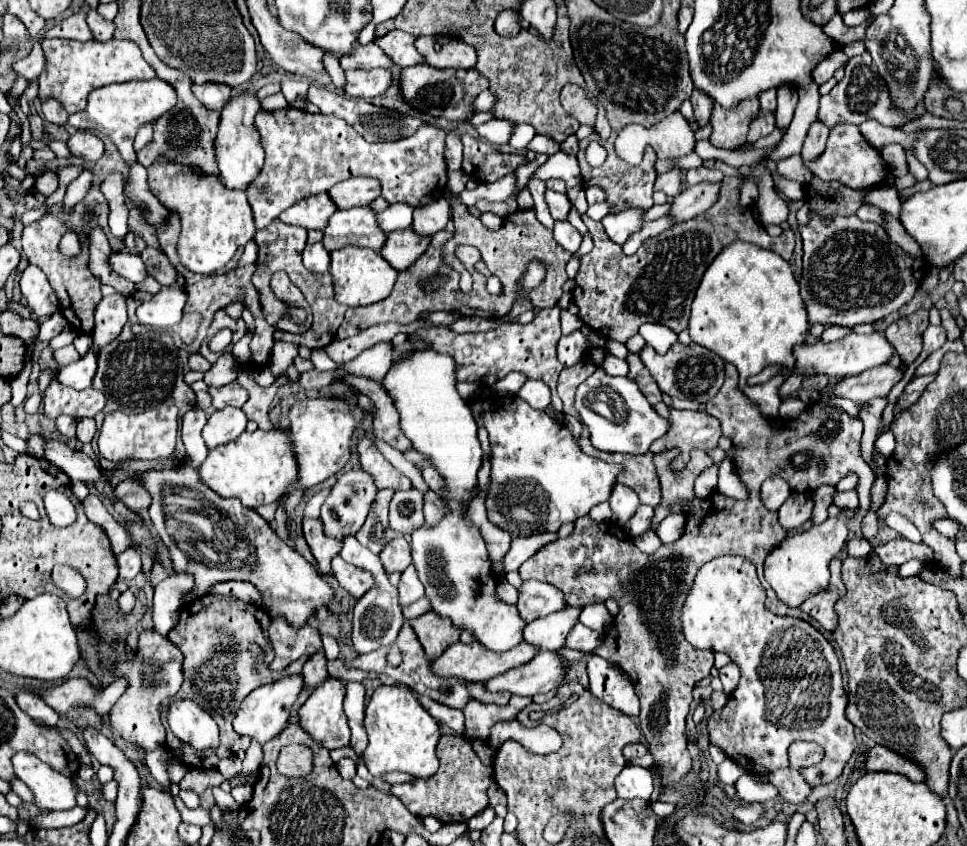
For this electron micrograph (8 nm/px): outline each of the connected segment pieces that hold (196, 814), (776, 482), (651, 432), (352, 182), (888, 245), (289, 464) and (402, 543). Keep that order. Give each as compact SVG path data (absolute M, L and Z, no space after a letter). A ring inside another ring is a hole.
M173 796L175 805L181 814L182 821L198 825L200 827L208 825L212 822L209 811L198 807L197 809L190 809L184 805L184 802L179 797Z
M779 476L767 478L761 486L761 502L767 510L777 510L789 496L791 496L789 484Z
M599 368L577 388L575 408L589 428L593 446L605 452L645 454L649 446L669 430L669 420L657 414L657 410L649 404L649 400L633 380L629 380L627 376L609 376ZM601 404L605 404L605 408ZM607 408L611 410L611 414L603 416L607 414Z
M349 178L333 186L329 196L339 210L347 210L353 206L371 204L377 196L381 196L381 186L377 178Z
M811 214L811 224L799 226L803 238L803 274L799 280L801 296L807 304L809 322L855 326L883 320L905 306L929 272L923 256L915 258L891 242L887 232L863 222L855 214L823 222Z
M255 430L243 432L235 442L209 450L199 468L201 480L223 498L239 498L243 506L257 508L261 504L279 502L285 492L297 484L297 458L291 442L291 430Z
M399 536L395 540L391 540L383 552L379 554L381 562L383 562L383 568L387 570L387 574L393 574L393 572L403 572L409 564L411 564L411 546L409 542Z

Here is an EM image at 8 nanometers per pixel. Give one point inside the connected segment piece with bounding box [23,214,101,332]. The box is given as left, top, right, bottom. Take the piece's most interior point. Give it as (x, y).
(40, 239)

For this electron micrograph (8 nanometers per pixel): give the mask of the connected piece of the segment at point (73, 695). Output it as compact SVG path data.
M69 678L59 686L53 688L41 688L33 690L27 688L29 692L39 694L47 706L51 706L57 714L67 714L75 708L81 710L91 710L97 716L105 716L115 700L123 694L125 682L117 680L105 688L95 688L87 678Z

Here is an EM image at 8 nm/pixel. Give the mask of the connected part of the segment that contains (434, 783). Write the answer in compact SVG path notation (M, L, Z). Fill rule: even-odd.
M459 734L441 736L437 744L437 756L441 766L435 776L407 784L393 784L393 794L415 816L435 816L441 822L467 822L489 804L487 790L494 781L493 768L484 766L471 744Z

